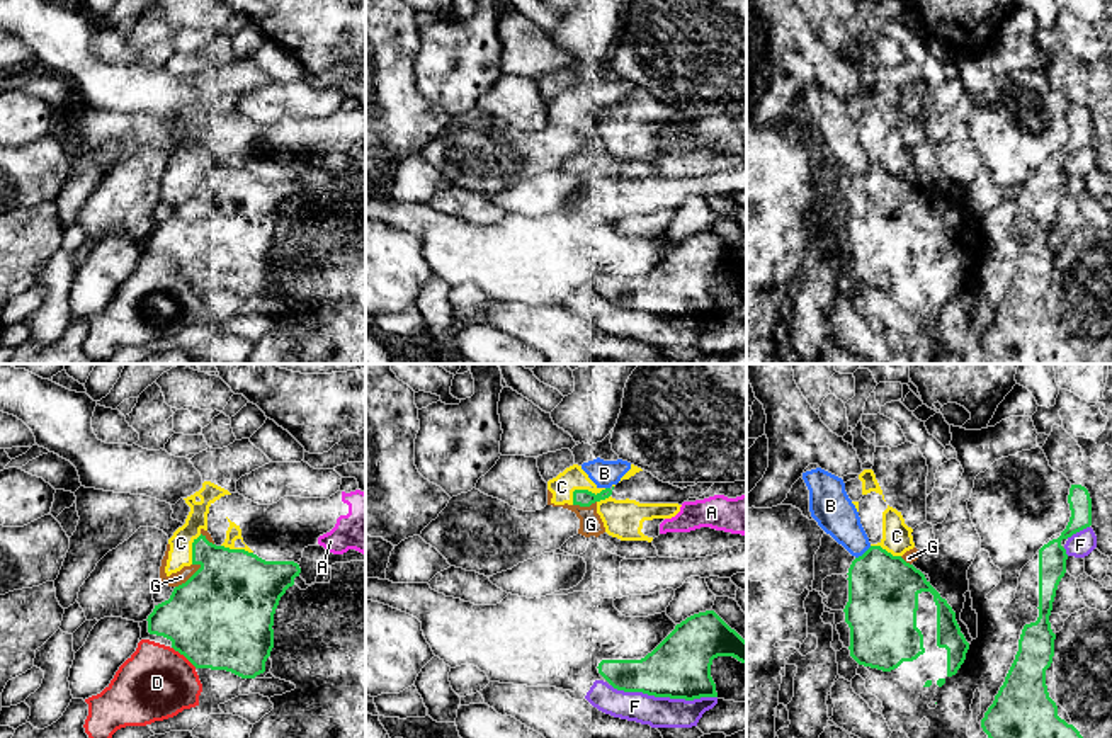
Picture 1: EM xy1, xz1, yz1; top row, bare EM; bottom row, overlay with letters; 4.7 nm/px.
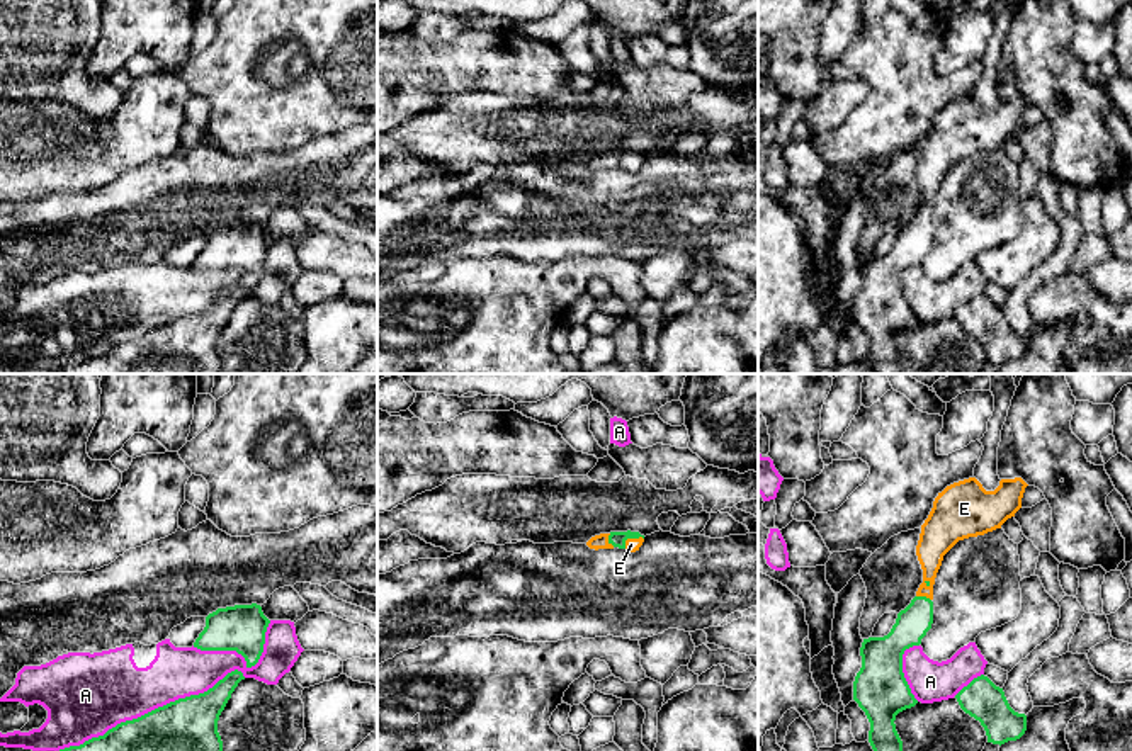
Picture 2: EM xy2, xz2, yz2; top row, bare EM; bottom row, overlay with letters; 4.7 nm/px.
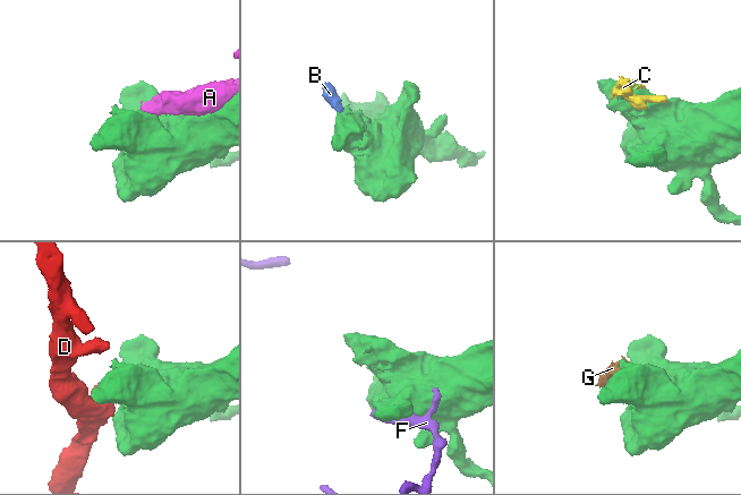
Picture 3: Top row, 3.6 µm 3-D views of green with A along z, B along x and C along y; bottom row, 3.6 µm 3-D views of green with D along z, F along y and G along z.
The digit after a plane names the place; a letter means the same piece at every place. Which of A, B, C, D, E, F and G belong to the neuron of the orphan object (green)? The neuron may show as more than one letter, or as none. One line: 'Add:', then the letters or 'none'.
Add: E

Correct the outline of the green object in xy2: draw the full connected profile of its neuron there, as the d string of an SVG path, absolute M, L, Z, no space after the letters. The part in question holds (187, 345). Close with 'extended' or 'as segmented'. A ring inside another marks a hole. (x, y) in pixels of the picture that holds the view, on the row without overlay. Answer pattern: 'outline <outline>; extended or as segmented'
outline M235 289L204 313L178 318L56 374L221 374L218 340L243 292Z; as segmented

